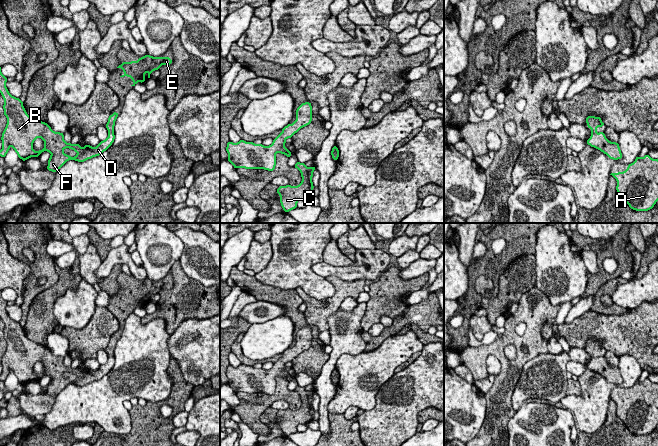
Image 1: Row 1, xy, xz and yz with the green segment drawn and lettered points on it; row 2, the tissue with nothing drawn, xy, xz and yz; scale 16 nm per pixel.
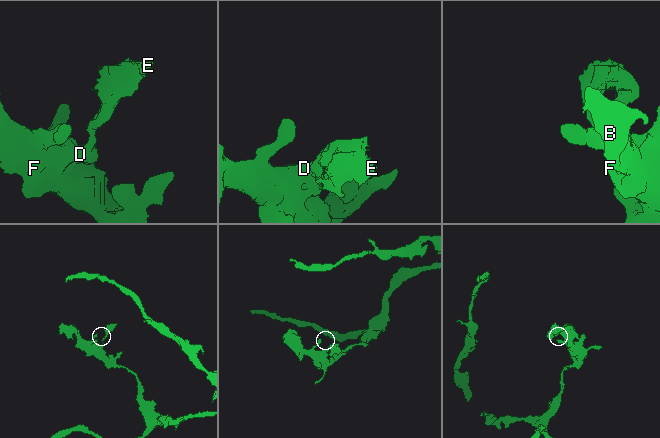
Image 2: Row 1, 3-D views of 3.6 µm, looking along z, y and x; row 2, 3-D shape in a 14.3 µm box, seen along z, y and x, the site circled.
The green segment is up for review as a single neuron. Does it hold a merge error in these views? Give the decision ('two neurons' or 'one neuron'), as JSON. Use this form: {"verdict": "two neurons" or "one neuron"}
{"verdict": "one neuron"}

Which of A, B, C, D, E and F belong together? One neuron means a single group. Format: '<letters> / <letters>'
A B C D E F

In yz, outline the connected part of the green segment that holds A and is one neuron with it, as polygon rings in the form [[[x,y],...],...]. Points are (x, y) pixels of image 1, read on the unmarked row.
[[[648,378],[628,389],[623,396],[611,397],[616,405],[617,416],[623,421],[629,431],[636,435],[648,435],[658,425],[658,383],[651,382]]]

